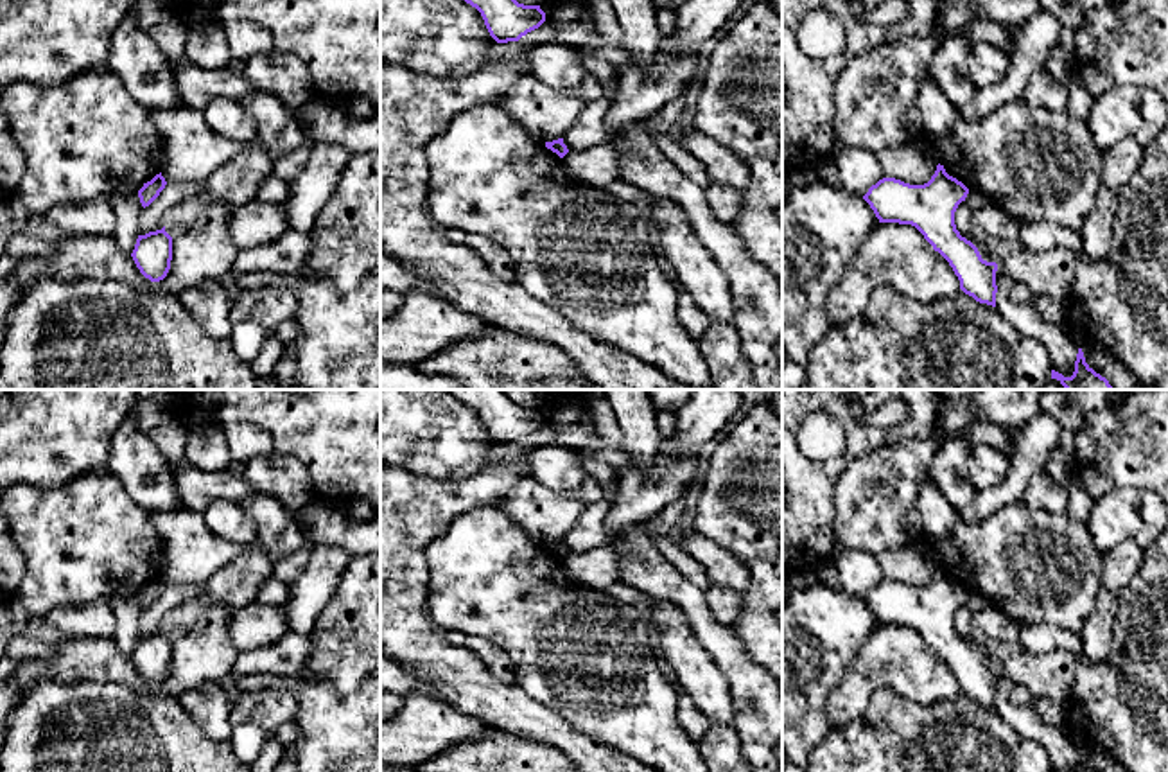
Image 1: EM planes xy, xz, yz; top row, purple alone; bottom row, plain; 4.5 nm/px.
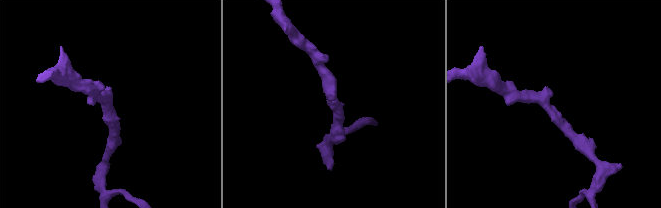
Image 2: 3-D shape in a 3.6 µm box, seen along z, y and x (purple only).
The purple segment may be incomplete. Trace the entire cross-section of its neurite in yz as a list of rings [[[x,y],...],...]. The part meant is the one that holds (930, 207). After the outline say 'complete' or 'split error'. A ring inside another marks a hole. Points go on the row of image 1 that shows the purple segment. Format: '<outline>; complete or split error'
[[[938,163],[924,185],[883,178],[868,189],[863,199],[879,223],[915,226],[949,262],[960,280],[960,289],[976,302],[996,307],[998,264],[983,260],[978,248],[962,237],[954,224],[954,212],[967,194],[969,189]]]; complete

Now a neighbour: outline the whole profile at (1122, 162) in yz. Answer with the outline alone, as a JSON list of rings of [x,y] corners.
[[[1132,136],[1121,138],[1112,149],[1103,153],[1102,185],[1120,192],[1134,176],[1137,176],[1146,149]]]

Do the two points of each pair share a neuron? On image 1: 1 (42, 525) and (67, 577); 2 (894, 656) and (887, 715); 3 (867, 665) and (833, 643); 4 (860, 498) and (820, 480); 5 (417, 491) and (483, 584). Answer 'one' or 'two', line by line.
1: one
2: two
3: two
4: two
5: two

